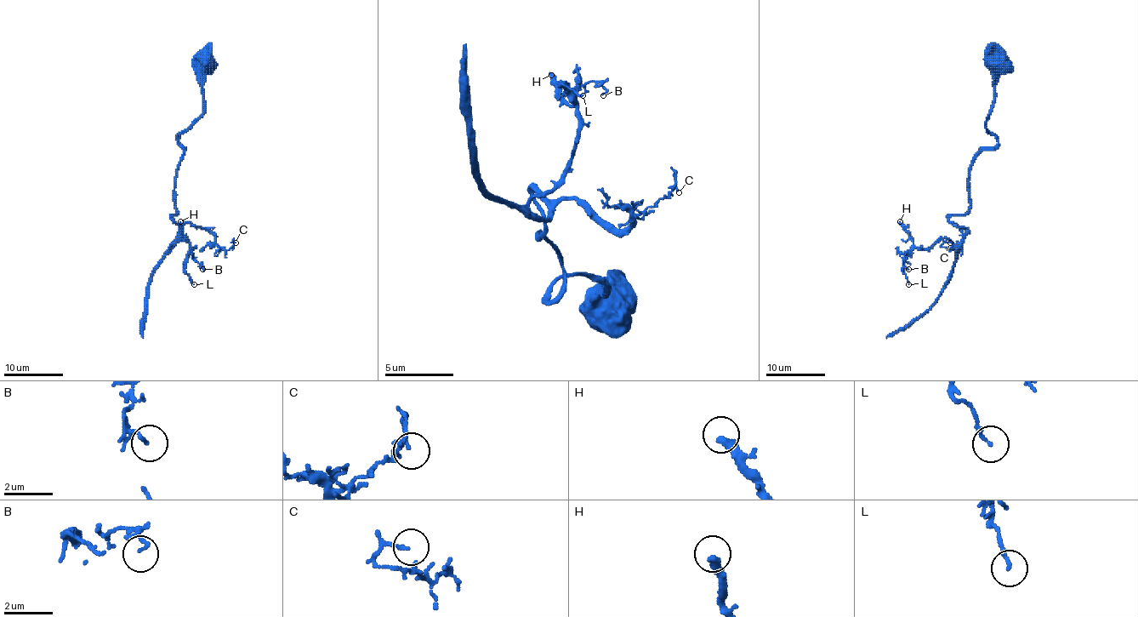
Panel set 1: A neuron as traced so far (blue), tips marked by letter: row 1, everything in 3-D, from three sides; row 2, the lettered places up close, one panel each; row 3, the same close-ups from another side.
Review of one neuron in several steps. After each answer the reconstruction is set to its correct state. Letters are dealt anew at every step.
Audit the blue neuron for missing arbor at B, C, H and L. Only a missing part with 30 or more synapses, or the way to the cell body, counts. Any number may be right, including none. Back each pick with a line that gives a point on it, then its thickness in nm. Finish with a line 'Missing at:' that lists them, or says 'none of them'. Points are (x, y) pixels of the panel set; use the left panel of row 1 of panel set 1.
Missing at: none of them

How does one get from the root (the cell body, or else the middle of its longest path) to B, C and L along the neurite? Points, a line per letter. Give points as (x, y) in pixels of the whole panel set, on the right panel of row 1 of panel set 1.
B: (1003, 65), (986, 122), (998, 142), (971, 165), (970, 208), (949, 219), (962, 242), (912, 248), (908, 269)
C: (1003, 65), (986, 122), (998, 142), (971, 165), (970, 208), (949, 219), (967, 233), (950, 242)
L: (1003, 65), (986, 122), (998, 142), (971, 165), (970, 208), (949, 219), (962, 242), (914, 248), (908, 284)

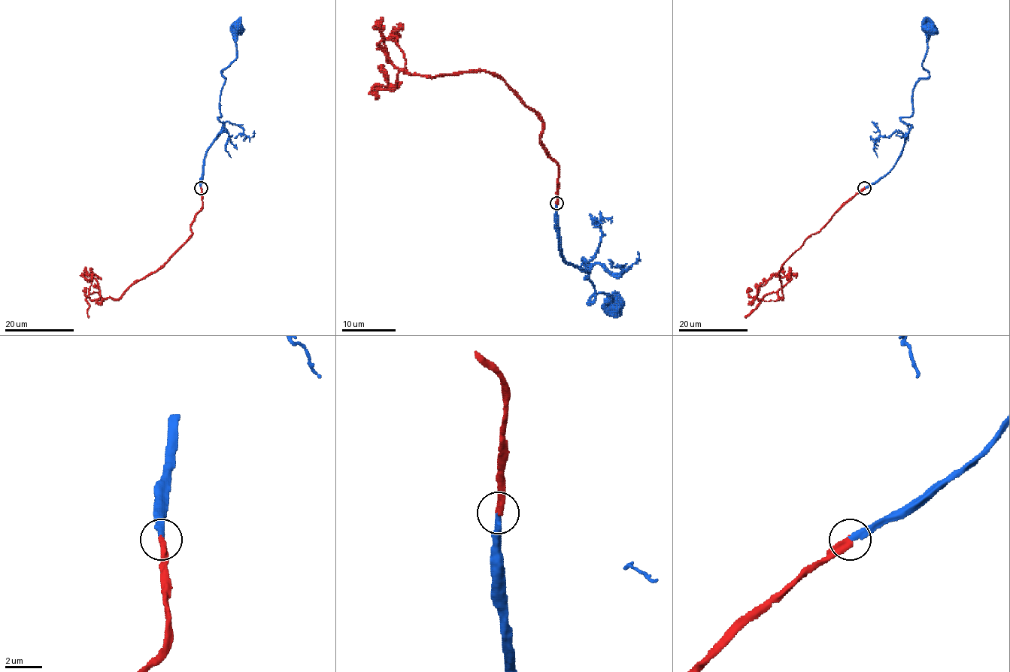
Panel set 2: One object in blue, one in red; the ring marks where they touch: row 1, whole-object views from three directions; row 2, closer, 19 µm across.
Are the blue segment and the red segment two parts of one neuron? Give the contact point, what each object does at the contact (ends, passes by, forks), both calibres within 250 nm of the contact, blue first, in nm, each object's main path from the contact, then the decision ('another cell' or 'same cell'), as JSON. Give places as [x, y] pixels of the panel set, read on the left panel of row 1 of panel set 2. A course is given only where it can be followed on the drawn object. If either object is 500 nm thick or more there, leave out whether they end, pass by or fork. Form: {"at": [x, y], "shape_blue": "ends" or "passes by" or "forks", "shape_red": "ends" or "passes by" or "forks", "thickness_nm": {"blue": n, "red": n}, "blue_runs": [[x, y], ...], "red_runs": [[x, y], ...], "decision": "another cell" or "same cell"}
{"at": [201, 188], "shape_blue": "ends", "shape_red": "ends", "thickness_nm": {"blue": 360, "red": 380}, "blue_runs": [[201, 188], [205, 155], [221, 127], [221, 88], [225, 80], [222, 71], [236, 57], [236, 30]], "red_runs": [[201, 188], [202, 208], [192, 235], [163, 264], [119, 298], [102, 301], [89, 298], [93, 273]], "decision": "same cell"}

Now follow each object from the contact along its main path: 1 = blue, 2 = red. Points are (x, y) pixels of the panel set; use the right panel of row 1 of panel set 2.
1: (864, 188), (893, 166), (908, 134), (901, 120), (913, 111), (913, 88), (929, 75), (922, 60), (932, 30)
2: (864, 188), (783, 264), (779, 270), (783, 298), (758, 300), (758, 289), (773, 273)

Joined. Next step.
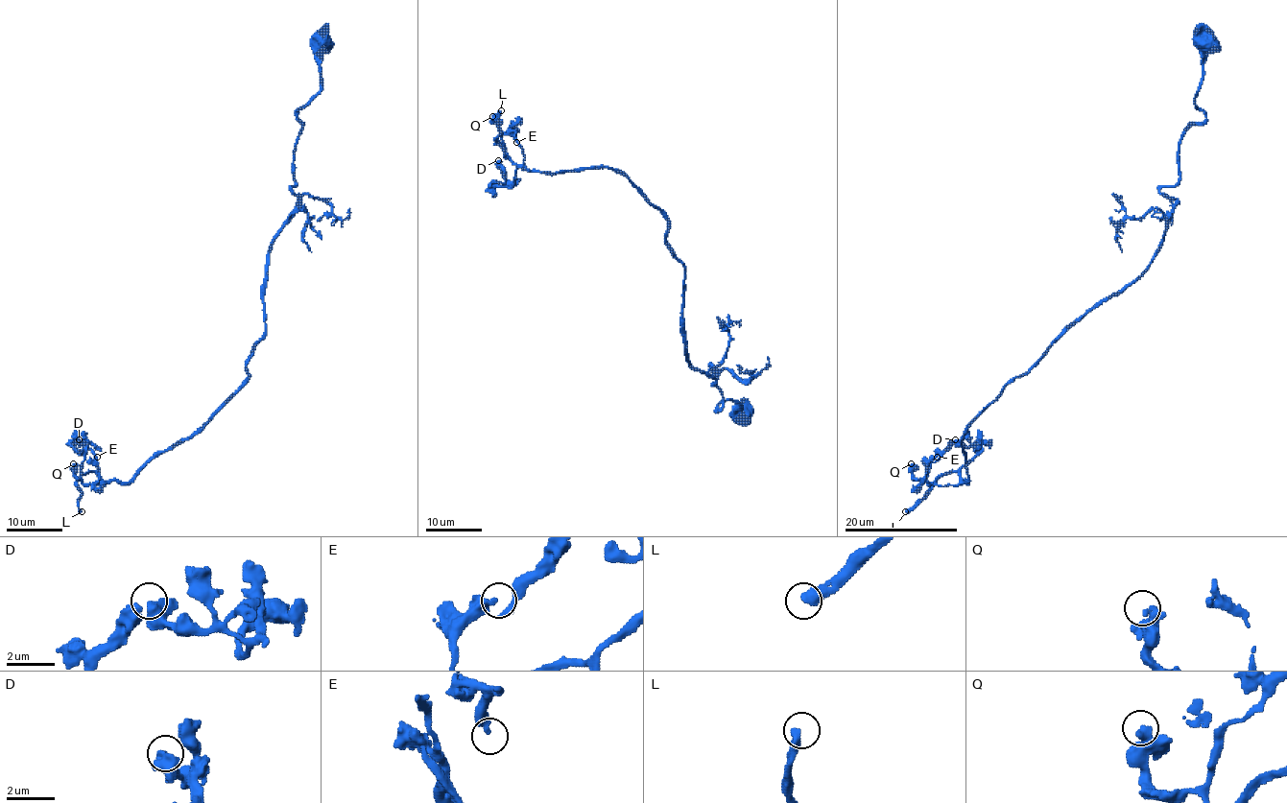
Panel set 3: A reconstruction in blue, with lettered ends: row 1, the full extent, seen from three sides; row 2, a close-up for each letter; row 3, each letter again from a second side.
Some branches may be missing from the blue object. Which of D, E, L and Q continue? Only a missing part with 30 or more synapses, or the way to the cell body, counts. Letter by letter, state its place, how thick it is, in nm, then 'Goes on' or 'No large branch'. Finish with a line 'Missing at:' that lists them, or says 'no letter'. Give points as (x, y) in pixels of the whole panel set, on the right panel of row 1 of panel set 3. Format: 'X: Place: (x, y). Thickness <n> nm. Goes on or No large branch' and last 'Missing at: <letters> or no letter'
D: Place: (955, 439). Thickness 340 nm. No large branch
E: Place: (937, 457). Thickness 360 nm. No large branch
L: Place: (905, 511). Thickness 400 nm. Goes on
Q: Place: (911, 463). Thickness 400 nm. No large branch
Missing at: L

